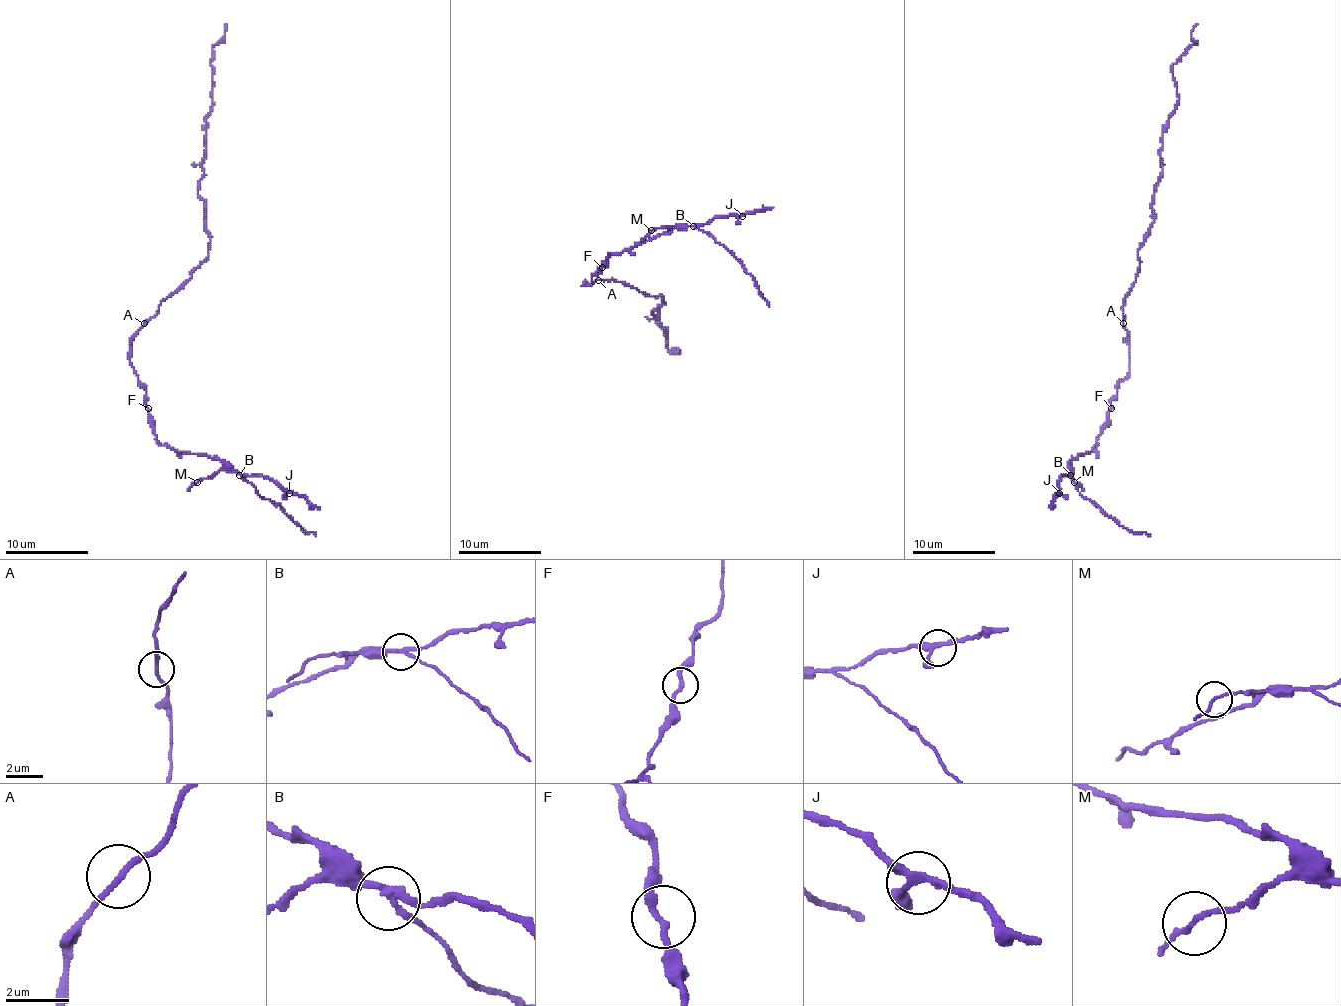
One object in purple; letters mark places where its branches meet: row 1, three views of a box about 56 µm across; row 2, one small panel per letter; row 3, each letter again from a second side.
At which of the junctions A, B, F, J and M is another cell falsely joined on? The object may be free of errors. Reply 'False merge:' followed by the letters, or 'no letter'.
False merge: B

